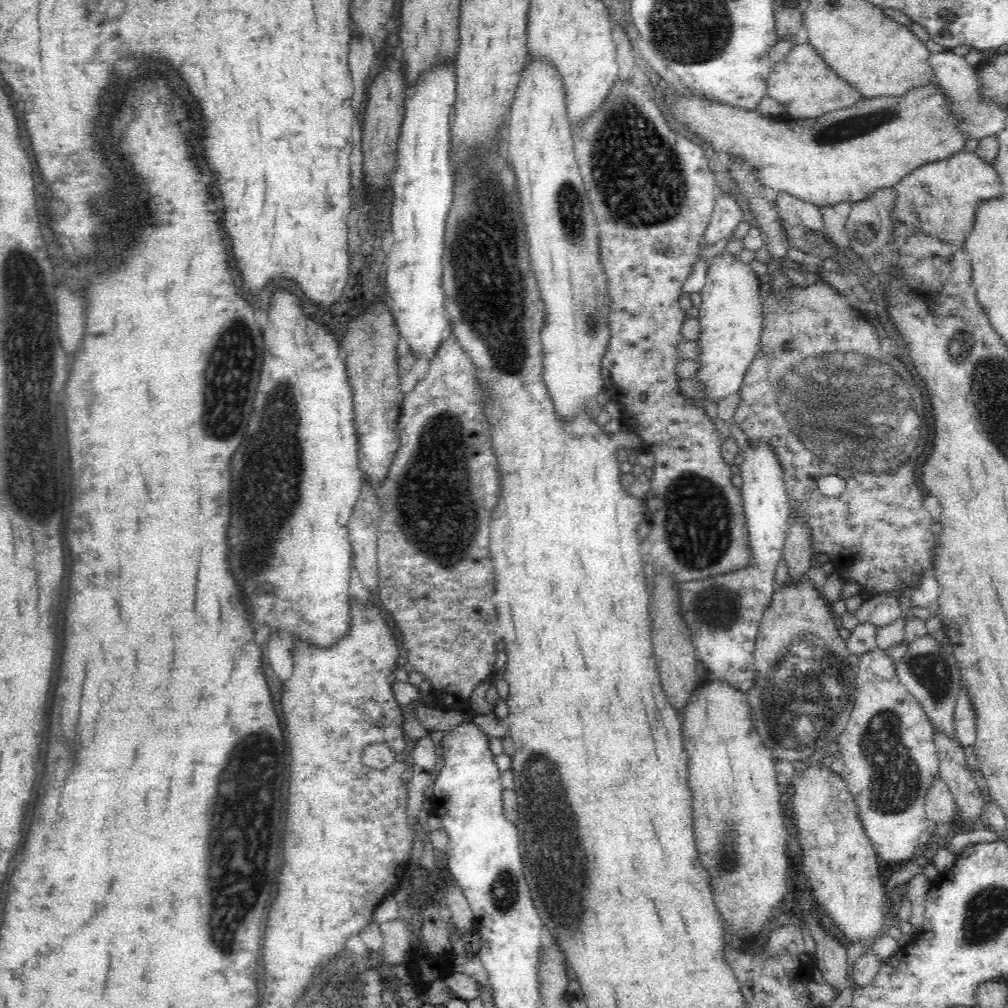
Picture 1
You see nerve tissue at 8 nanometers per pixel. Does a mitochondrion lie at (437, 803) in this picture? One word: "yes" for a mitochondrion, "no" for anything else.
no

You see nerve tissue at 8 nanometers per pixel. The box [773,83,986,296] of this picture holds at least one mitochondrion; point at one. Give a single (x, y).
(837, 131)

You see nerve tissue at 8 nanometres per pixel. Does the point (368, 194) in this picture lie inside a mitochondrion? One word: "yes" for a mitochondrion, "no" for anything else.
no

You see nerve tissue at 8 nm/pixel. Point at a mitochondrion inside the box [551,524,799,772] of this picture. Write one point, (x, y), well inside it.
(720, 607)

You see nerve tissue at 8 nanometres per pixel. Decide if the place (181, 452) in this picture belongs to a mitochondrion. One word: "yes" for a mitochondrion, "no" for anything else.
no

